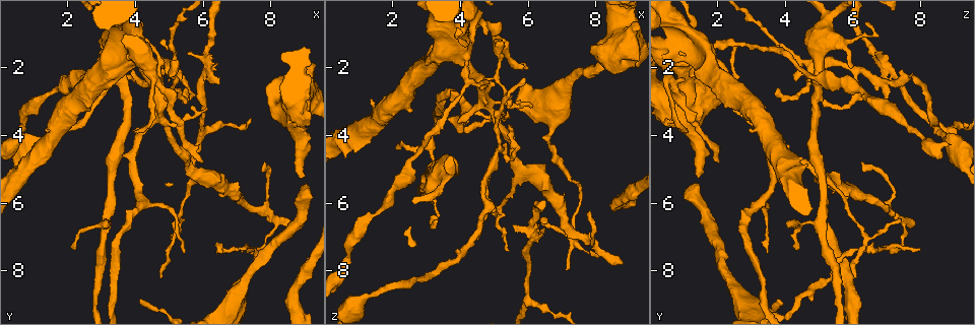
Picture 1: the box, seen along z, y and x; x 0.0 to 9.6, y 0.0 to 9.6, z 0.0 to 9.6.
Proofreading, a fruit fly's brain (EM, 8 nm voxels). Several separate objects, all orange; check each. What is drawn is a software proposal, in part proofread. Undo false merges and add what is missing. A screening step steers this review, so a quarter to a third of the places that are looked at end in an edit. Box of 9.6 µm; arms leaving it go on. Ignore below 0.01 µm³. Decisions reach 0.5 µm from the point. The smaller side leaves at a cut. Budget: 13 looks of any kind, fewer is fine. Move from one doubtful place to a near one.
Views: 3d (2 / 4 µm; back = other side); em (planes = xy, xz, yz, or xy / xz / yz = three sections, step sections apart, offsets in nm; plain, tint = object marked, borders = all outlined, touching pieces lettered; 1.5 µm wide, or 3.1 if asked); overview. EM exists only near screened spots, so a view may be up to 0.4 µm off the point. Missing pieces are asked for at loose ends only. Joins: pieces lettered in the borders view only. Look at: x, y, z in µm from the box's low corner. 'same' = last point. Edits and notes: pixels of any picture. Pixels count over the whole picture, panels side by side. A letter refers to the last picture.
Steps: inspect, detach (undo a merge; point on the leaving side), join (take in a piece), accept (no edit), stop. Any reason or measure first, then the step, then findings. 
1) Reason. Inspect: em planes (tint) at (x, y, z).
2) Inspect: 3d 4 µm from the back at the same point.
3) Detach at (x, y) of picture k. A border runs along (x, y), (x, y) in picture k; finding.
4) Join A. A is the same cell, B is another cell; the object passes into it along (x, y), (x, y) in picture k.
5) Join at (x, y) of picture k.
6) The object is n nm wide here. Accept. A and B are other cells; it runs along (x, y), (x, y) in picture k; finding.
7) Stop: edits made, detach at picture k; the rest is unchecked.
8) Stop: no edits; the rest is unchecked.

Thin end. Inspect: em planes (borders) at (3.95, 3.95, 1.05).

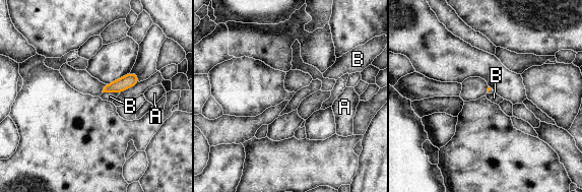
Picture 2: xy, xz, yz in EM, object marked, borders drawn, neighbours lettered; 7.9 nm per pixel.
Accept. A and B are other cells; no lettered piece goes on from it.

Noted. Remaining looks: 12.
Free end. Inspect: em planes (borders) at (5.25, 1.75, 1.30).

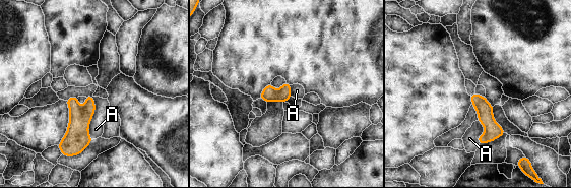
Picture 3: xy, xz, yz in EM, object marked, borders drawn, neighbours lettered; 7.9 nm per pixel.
Accept. A is another cell; it runs along (474, 96), (485, 110), (487, 140) in picture 3; none of them fits.

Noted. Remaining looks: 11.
Two arms in line, one across. Inspect: 3d 4 µm from the back at (4.80, 2.05, 6.05).

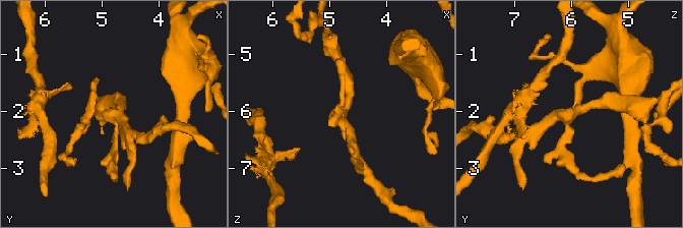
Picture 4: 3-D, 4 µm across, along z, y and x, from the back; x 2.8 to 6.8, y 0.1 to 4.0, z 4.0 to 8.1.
Inspect: em planes (borders) at (4.85, 2.05, 6.05).

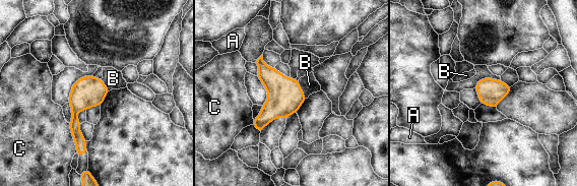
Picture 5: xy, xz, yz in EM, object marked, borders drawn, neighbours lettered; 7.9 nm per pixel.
The longest contact is with C, 240 nm. Accept. A, B and C are other cells; a border runs along (298, 80), (306, 98) in picture 5; continuous, no second cell.

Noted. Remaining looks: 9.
Free end. Inspect: 3d 4 µm at (6.40, 2.45, 6.85).

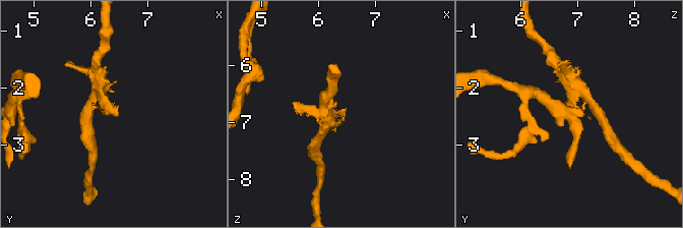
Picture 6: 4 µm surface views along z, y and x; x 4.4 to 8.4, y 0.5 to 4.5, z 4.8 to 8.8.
Need the tissue. Inspect: em planes (borders) at (6.45, 2.50, 6.80).

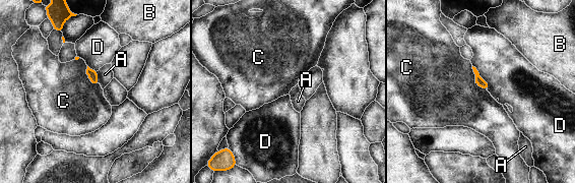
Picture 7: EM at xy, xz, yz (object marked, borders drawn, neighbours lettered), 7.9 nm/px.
Accept. A, B, C and D are other cells; a border runs along (471, 66), (474, 82), (486, 89) in picture 7; no lettered piece goes on from it.

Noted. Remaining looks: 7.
Inspect: 3d 4 µm at (7.20, 7.30, 7.10).

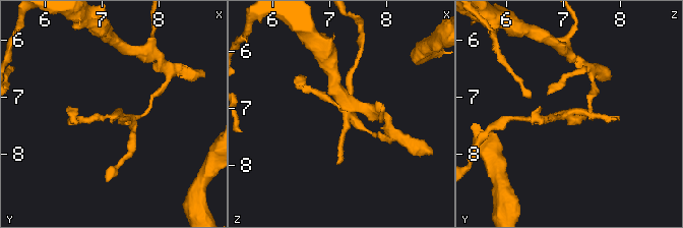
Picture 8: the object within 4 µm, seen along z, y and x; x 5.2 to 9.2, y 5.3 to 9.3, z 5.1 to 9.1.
Need the tissue. Inspect: em planes (tint) at (7.25, 7.30, 7.05).

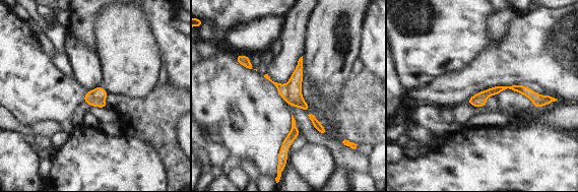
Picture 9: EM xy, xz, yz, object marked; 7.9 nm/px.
Inspect: em planes (borders) at the same point.

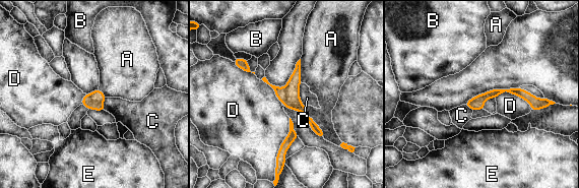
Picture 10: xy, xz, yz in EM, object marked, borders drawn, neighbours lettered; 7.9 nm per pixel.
The longest contact is with D, 420 nm. Detach at (97, 96) of picture 10. A, B, C, D and E are other cells; two cells meet here.

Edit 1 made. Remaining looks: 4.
Stop: edits made, detach at picture 10; the rest is unchecked.

